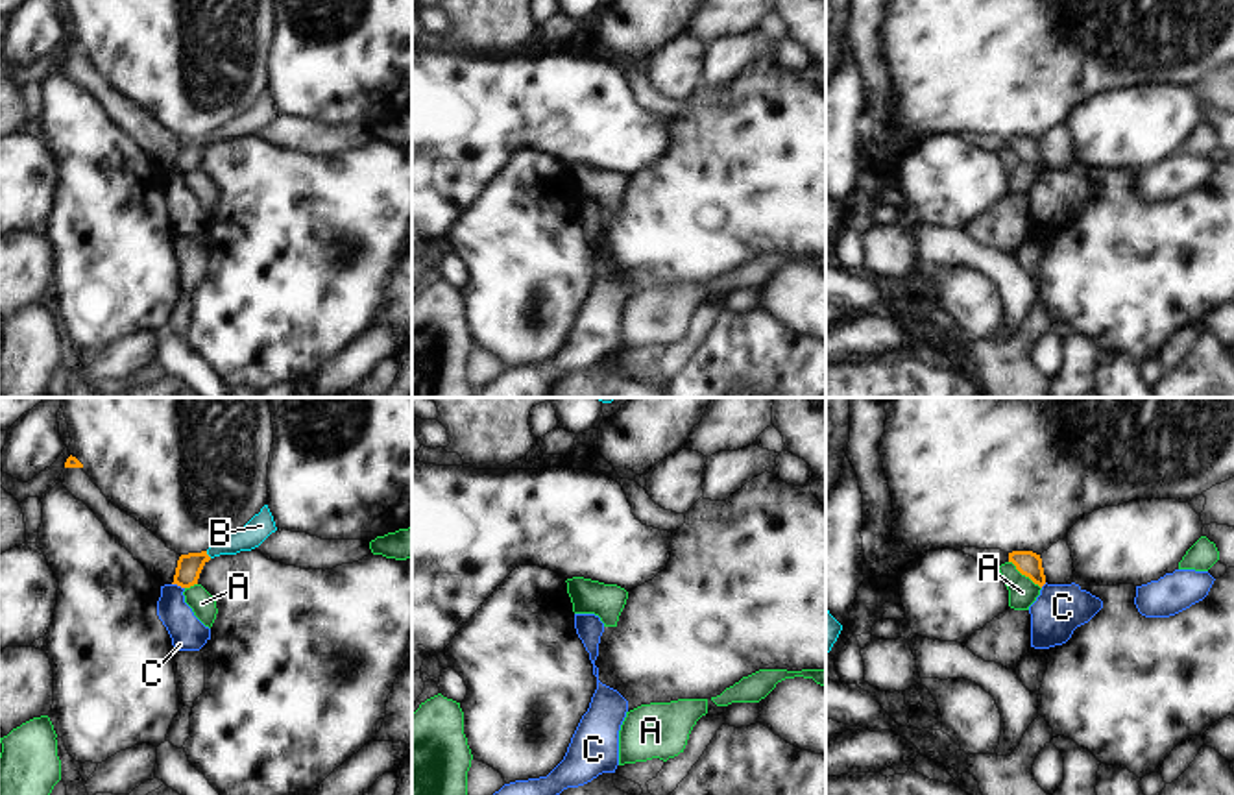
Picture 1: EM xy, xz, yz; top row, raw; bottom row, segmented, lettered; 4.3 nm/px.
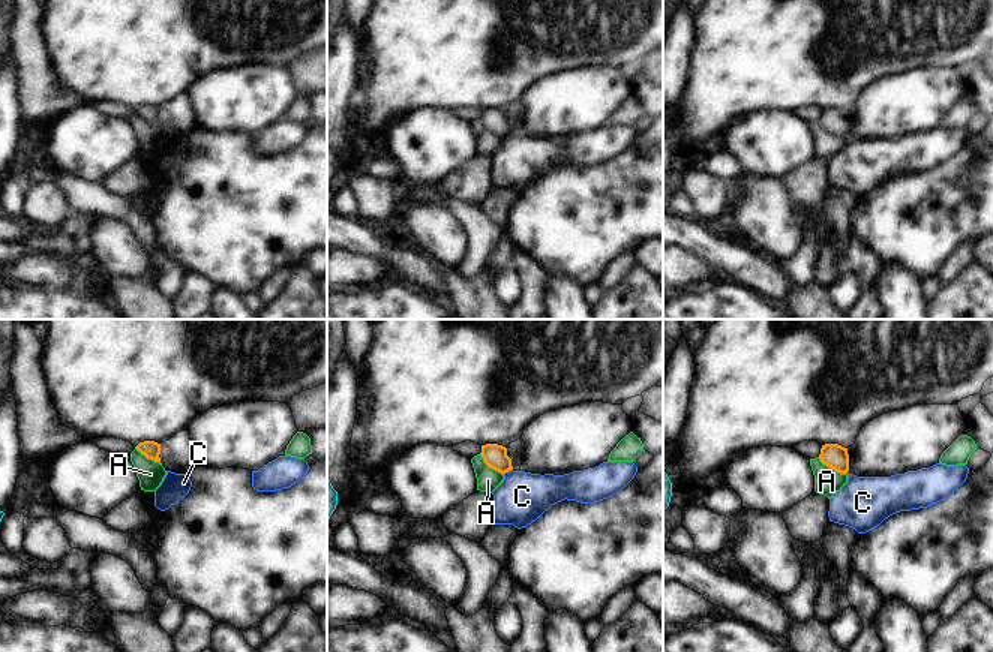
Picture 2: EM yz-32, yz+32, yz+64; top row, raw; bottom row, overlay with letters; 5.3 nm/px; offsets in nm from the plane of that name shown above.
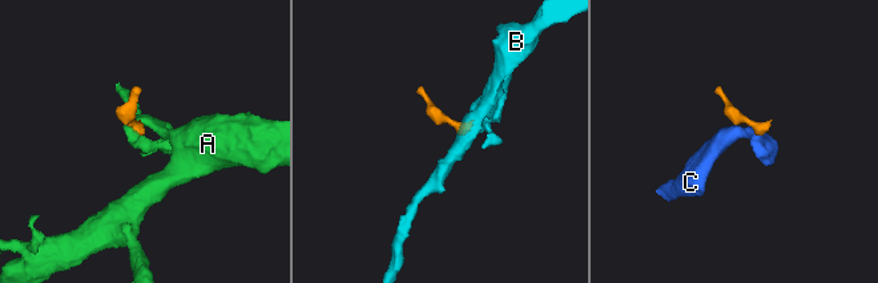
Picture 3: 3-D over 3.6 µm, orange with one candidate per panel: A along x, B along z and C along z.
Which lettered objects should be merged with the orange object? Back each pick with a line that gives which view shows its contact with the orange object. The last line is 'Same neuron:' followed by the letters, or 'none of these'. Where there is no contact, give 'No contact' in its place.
B: Touches orange in xy
Same neuron: B.

